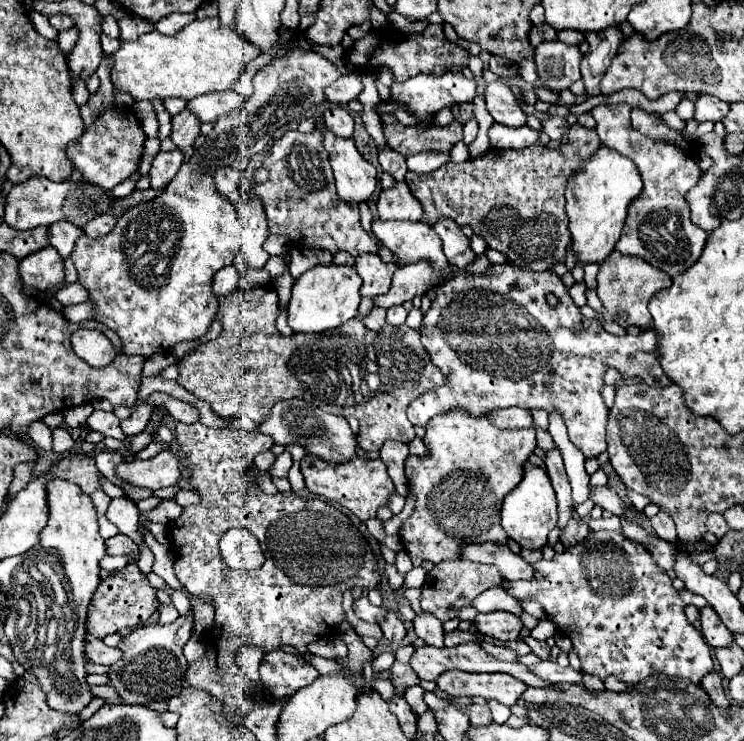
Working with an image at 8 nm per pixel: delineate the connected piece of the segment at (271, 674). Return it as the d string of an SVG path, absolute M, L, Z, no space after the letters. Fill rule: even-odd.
M273 650L265 652L259 666L259 676L271 700L283 700L295 694L299 688L309 686L319 672L307 660Z

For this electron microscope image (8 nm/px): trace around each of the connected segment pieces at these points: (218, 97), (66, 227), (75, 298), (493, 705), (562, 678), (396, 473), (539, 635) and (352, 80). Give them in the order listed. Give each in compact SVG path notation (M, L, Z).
M229 90L229 92L213 92L205 96L197 96L189 100L187 108L201 120L201 122L215 122L221 114L229 114L231 110L239 108L243 104L243 98Z
M65 220L55 222L53 226L49 226L49 232L47 232L49 244L51 244L63 258L71 256L71 250L73 250L73 246L75 246L75 240L77 240L79 234L83 234L83 230L77 228L77 226L71 226L71 222L65 222Z
M69 284L69 286L63 286L63 288L55 294L55 298L57 298L61 304L69 306L69 304L87 302L87 294L89 294L89 292L87 292L83 286L79 286L79 284Z
M487 702L487 704L491 708L491 714L493 714L493 722L495 724L503 724L511 716L511 710L507 706L501 706L499 702Z
M543 660L535 666L529 668L531 672L535 672L537 676L541 676L543 680L551 682L551 684L579 684L583 686L583 676L581 672L573 670L571 666L569 668L561 668L559 664L555 662L549 662L549 660Z
M387 440L381 446L380 459L387 467L388 474L397 491L404 498L409 495L407 477L405 476L405 460L409 456L409 448L405 442Z
M541 620L533 630L531 630L531 636L537 638L537 640L547 640L551 636L557 634L557 628L549 622L549 620Z
M349 74L349 76L339 78L331 86L327 86L325 88L325 96L327 96L327 100L331 100L335 104L343 104L345 106L351 100L357 100L361 90L363 90L361 80L357 80L357 76L353 76L353 74Z

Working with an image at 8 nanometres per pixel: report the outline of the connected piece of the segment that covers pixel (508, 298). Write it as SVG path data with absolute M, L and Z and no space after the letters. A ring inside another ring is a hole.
M493 264L493 266L487 268L483 274L467 274L465 270L459 270L451 280L447 280L445 284L441 284L441 286L437 288L437 298L431 302L429 312L423 316L423 324L421 324L419 332L421 332L421 344L423 344L425 352L429 354L431 362L449 378L449 384L443 386L443 388L439 388L439 390L427 392L427 394L423 394L423 396L419 396L417 400L411 402L411 406L407 408L407 416L409 416L409 420L411 420L413 424L417 424L417 426L427 426L427 422L429 422L435 414L447 412L447 410L451 410L451 408L461 408L461 410L465 410L465 412L471 414L471 416L485 416L489 410L507 408L507 406L519 406L519 408L525 408L525 410L539 410L539 408L543 408L543 410L547 410L547 412L559 410L561 416L563 416L563 420L565 420L569 440L585 454L585 458L593 458L593 456L599 456L599 454L607 448L607 442L605 442L605 418L607 418L609 410L607 410L607 406L605 406L605 402L603 402L603 398L601 398L601 388L605 386L605 384L603 384L603 376L605 376L607 368L617 368L617 370L623 374L623 378L639 376L639 378L643 378L643 382L649 384L649 386L665 388L665 386L671 384L669 378L665 378L665 372L661 370L661 364L657 362L657 334L655 334L653 328L643 330L639 336L629 336L629 334L627 334L627 336L621 336L621 338L619 338L619 336L607 334L607 332L601 328L599 320L587 320L587 318L579 312L579 308L573 304L573 300L571 300L571 296L569 296L569 290L567 290L565 284L561 282L561 278L555 276L555 274L549 272L549 270L545 270L545 272L527 272L527 270L513 268L513 266L509 266L509 264ZM547 292L553 292L555 296L559 296L561 304L559 304L557 310L551 310L551 308L547 306L547 302L545 302L545 294L547 294Z

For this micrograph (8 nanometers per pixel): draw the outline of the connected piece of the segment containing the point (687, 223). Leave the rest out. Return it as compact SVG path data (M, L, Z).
M597 106L591 110L597 120L597 134L601 144L631 158L643 180L643 190L629 204L629 214L617 242L621 254L637 256L651 266L667 272L671 278L689 270L703 252L707 232L691 222L691 210L685 200L689 188L693 188L701 178L701 168L697 164L697 152L693 148L679 148L673 142L653 140L629 124L629 106Z

